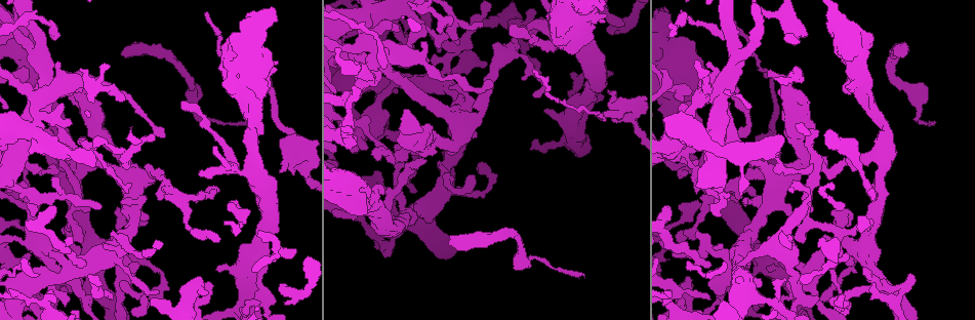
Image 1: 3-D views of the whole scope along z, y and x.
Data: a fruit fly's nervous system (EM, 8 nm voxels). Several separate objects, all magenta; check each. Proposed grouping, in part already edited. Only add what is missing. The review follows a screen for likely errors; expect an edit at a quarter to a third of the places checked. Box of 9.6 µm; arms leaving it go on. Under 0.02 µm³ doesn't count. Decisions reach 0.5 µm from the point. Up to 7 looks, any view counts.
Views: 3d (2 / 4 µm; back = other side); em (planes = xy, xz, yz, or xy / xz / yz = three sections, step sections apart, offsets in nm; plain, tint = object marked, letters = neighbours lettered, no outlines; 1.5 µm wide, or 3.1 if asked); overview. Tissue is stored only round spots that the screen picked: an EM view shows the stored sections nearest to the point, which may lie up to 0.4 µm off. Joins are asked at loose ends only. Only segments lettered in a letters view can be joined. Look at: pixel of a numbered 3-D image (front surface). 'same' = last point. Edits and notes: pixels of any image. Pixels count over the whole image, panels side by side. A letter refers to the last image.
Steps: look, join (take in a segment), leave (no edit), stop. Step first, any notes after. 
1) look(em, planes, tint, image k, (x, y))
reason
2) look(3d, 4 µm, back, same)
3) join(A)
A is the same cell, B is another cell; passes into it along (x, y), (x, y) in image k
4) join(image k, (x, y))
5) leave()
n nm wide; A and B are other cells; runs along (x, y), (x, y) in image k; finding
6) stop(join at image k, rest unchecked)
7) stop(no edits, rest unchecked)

look(em, planes, plain, image 1, (709, 63))
thick end

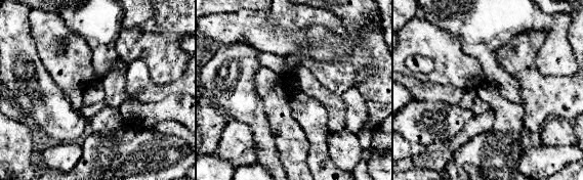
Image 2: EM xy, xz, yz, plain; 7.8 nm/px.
look(em, planes, letters, same)

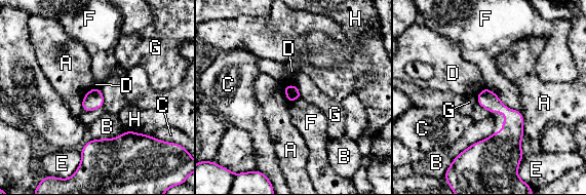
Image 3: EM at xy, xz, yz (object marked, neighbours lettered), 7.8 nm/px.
leave()
F touches over 360 nm; A, B, C, D, E, F, G and H are other cells; border along (485, 87), (506, 106), (521, 113) in image 3; no lettered segment goes on from it

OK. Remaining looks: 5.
look(3d, 4 µm, image 1, (677, 99))
an open end

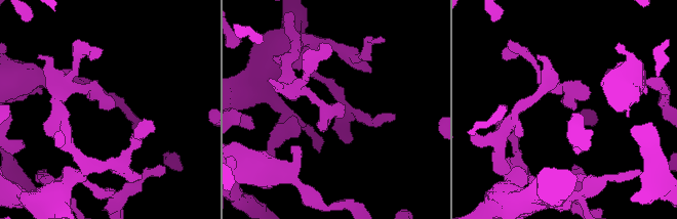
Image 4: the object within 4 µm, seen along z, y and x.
look(em, xy, step 4, letters, image 4, (345, 107))

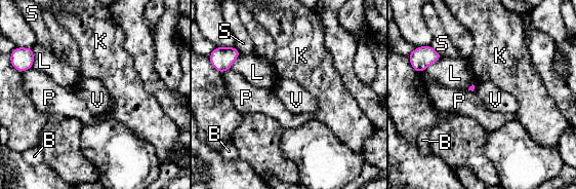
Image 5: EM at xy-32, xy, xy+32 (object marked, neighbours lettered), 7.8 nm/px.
look(em, planes, letters, same)

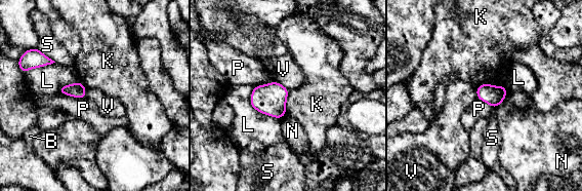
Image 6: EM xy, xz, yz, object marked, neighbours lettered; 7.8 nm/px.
leave()
120 nm wide; B, K, L, N, P, S and V are other cells; border along (503, 85), (481, 83), (476, 87) in image 6; no lettered segment goes on from it

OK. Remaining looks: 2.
look(em, yz, step 4, letters, image 1, (768, 269))
thick end

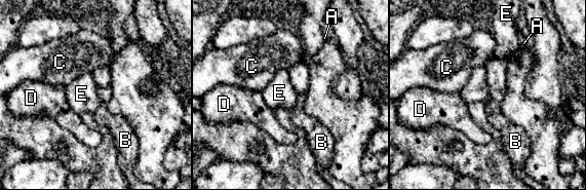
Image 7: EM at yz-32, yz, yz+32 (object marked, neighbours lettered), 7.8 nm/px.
look(em, planes, letters, same)

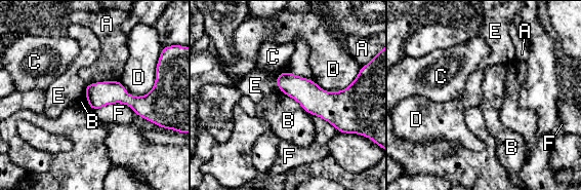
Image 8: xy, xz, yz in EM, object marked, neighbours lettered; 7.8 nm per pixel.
leave()
F touches over 320 nm; A, B, C, D, E and F are other cells; none of them fits

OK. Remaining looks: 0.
stop(no edits, rest unchecked)

